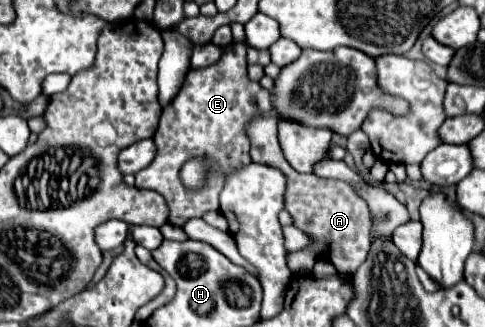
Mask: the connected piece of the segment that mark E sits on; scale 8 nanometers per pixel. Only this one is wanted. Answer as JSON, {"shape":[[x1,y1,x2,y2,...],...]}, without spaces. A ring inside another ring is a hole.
{"shape":[[231,43,219,63,205,69,189,69,179,93,163,107,159,127,153,135,157,145,155,161,135,175,135,185,161,193,169,205,167,223,183,227,193,217,203,217,207,211,219,209,219,193,225,179,243,165,251,163,247,125,255,115,271,113,271,93,247,75,247,45],[205,157,209,163,209,183,199,191,187,189,181,183,179,171,185,161]]}

